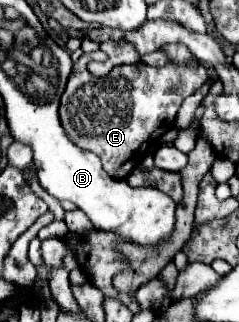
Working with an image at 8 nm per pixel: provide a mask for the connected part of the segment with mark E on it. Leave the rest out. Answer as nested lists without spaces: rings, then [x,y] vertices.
[[[102,50],[92,52],[92,54],[82,54],[80,60],[74,64],[72,74],[68,78],[68,84],[66,84],[66,90],[60,98],[60,110],[58,110],[60,122],[62,122],[66,136],[76,146],[100,156],[102,166],[104,166],[108,176],[122,180],[134,168],[140,166],[140,162],[148,154],[148,148],[166,132],[166,128],[176,126],[176,112],[178,112],[182,100],[186,96],[194,94],[208,80],[208,74],[206,74],[206,68],[202,64],[200,66],[178,66],[178,64],[170,62],[164,68],[154,68],[154,66],[148,66],[144,62],[138,62],[132,66],[126,66],[126,64],[114,66],[108,76],[94,78],[86,68],[90,60],[106,60],[106,54]]]

